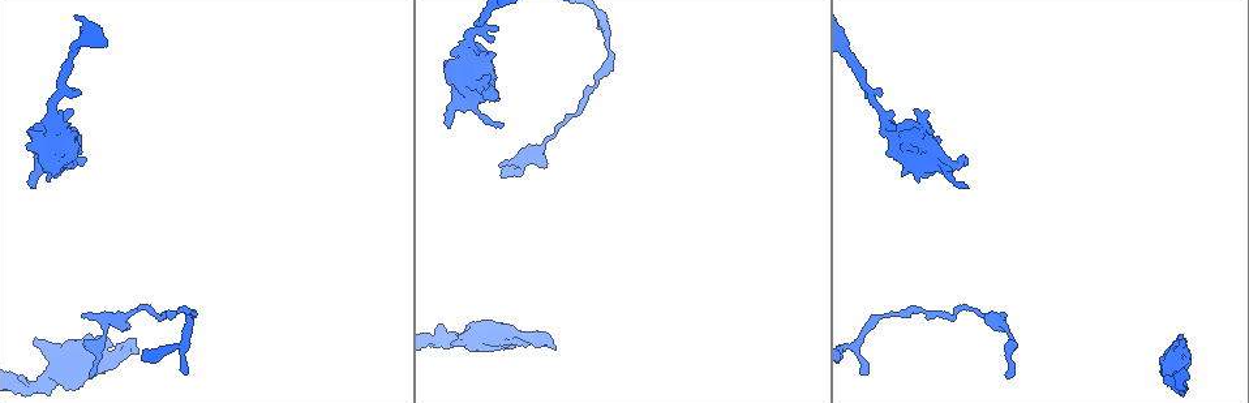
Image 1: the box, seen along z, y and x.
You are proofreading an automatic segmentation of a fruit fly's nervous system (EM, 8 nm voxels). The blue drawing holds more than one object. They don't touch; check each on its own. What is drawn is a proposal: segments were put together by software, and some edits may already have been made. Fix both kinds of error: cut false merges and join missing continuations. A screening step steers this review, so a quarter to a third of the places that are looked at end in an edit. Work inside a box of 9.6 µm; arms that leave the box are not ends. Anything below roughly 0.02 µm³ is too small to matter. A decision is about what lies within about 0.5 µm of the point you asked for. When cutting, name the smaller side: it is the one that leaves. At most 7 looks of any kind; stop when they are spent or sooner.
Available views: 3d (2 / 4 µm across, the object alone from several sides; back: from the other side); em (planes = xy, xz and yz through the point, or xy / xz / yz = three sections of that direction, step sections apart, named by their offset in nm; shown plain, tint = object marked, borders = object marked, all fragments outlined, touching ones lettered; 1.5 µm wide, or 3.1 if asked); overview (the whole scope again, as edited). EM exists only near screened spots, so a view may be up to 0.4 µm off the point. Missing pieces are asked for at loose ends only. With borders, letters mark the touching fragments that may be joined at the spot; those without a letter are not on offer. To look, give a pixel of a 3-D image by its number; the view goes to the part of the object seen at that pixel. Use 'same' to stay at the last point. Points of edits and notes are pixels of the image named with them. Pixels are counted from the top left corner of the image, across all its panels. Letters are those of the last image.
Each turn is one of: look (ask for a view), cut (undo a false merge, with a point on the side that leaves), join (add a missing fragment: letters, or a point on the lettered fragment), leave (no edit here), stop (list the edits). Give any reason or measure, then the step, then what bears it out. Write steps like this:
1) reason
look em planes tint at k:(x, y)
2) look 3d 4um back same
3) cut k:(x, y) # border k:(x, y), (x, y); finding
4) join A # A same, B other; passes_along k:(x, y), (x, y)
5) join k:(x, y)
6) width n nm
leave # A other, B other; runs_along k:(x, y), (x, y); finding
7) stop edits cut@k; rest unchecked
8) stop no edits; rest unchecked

free end
look 3d 4um at 1:(499, 165)

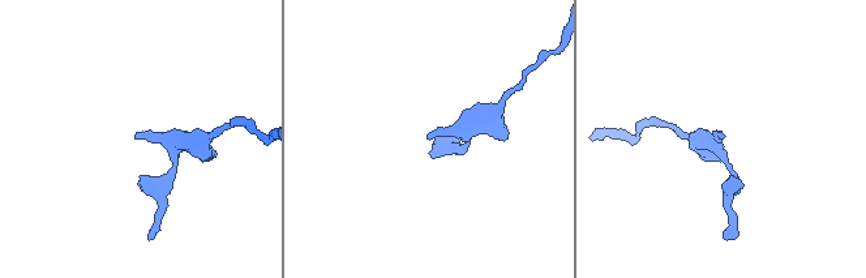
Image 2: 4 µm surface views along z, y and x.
need the tissue
look em xz step 4 borders at 2:(719, 135)

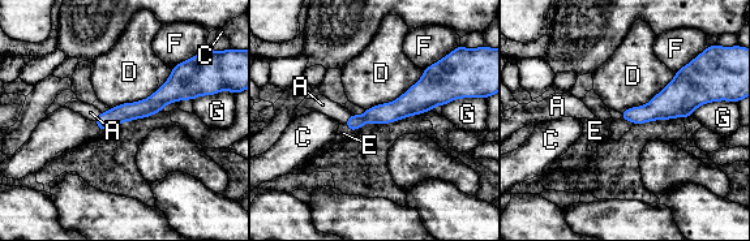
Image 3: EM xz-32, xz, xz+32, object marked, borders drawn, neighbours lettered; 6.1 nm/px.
join A # A same, C other, D other, E other, F other, G other; passes_along 3:(384, 113), (348, 119), (322, 104); it goes on there

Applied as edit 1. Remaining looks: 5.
thin end
look em planes borders at 1:(185, 375)

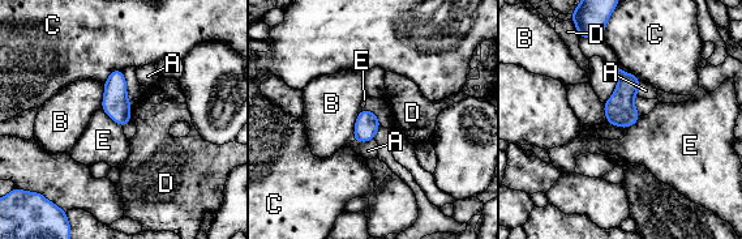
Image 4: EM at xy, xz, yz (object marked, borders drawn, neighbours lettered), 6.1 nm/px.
leave # A other, B other, C other, D other, E other; border 4:(101, 109), (121, 127); no lettered fragment goes on from it

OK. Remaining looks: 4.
branch stops here
look em xz step 4 plain at 1:(963, 156)

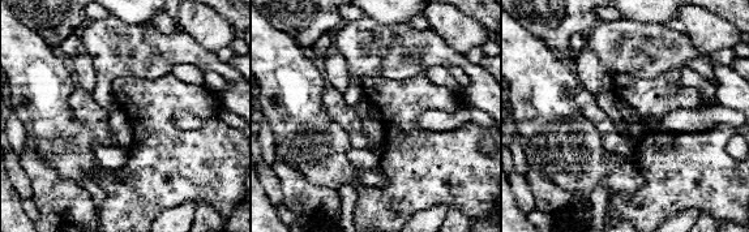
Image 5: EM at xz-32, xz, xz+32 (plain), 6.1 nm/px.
see the neighbours
look em xz step 4 borders same

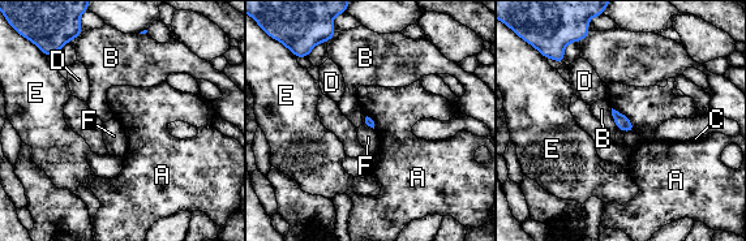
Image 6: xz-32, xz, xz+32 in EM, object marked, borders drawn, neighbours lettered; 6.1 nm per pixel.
longest_contact A 220 nm
leave # A other, B other, C other, D other, E other, F other; none of them fits

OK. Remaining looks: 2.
stop edits join@3; rest unchecked

